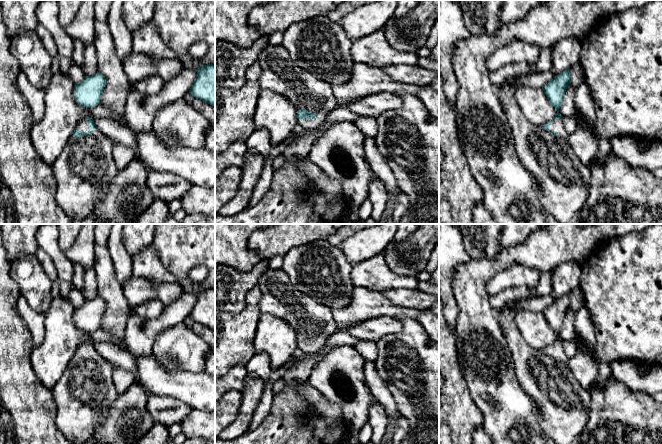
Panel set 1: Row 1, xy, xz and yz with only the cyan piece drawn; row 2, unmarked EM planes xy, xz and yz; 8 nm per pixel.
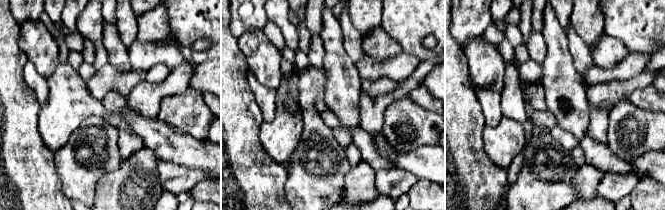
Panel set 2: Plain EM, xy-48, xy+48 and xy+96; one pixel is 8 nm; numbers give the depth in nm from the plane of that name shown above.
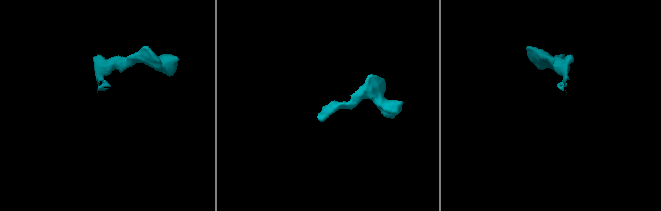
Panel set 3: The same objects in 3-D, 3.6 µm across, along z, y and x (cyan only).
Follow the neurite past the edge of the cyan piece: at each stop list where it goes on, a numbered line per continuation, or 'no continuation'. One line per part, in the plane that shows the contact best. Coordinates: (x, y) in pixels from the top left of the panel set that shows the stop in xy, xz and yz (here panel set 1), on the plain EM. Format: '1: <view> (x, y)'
1: xy (82, 396)

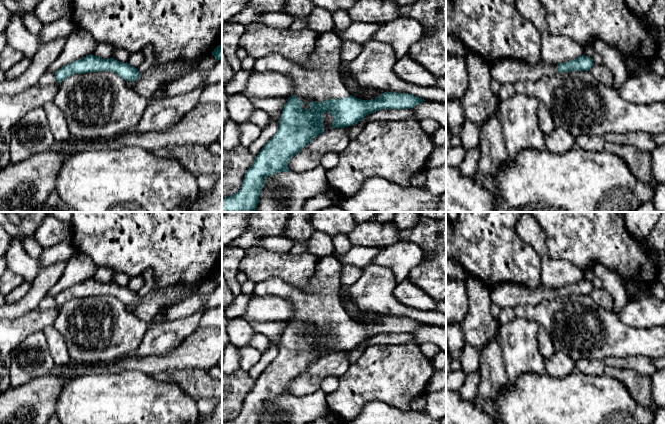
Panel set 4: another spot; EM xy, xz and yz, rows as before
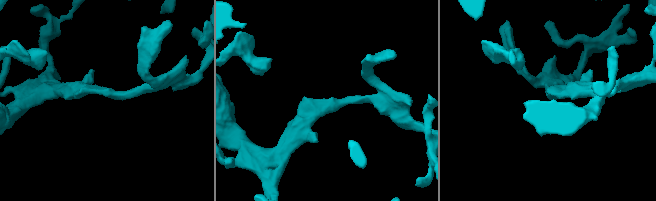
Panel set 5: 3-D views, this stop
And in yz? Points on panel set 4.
1: yz (506, 295)

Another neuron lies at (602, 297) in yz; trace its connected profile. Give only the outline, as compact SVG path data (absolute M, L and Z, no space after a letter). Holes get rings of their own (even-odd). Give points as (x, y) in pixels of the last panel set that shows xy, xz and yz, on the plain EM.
M593 288L589 295L599 307L602 307L609 311L613 311L614 299L609 291L604 288Z

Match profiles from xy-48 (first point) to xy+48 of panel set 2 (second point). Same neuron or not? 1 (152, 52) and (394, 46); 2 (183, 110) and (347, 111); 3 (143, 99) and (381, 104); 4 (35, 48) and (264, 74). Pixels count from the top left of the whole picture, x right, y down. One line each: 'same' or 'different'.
1: different
2: different
3: same
4: same

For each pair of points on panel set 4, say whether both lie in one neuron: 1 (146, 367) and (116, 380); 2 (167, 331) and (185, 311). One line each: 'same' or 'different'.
1: different
2: different

